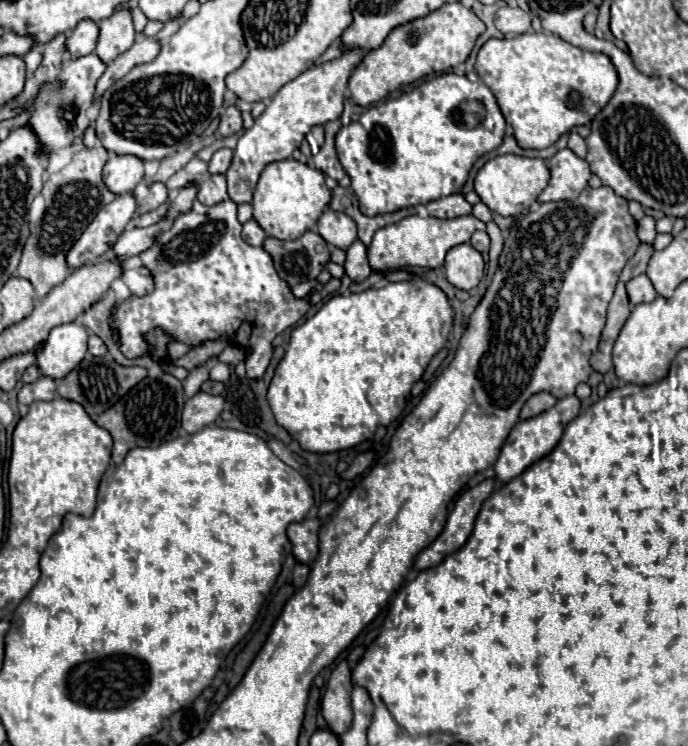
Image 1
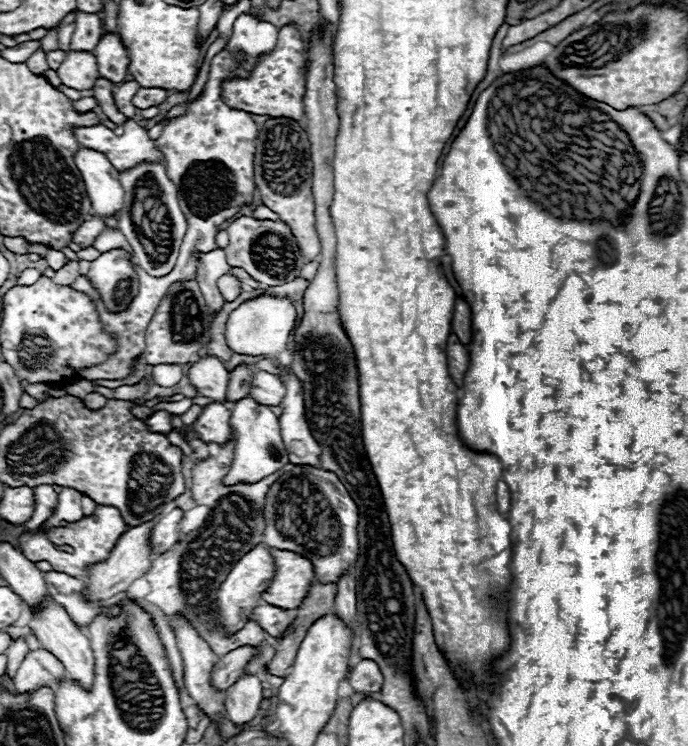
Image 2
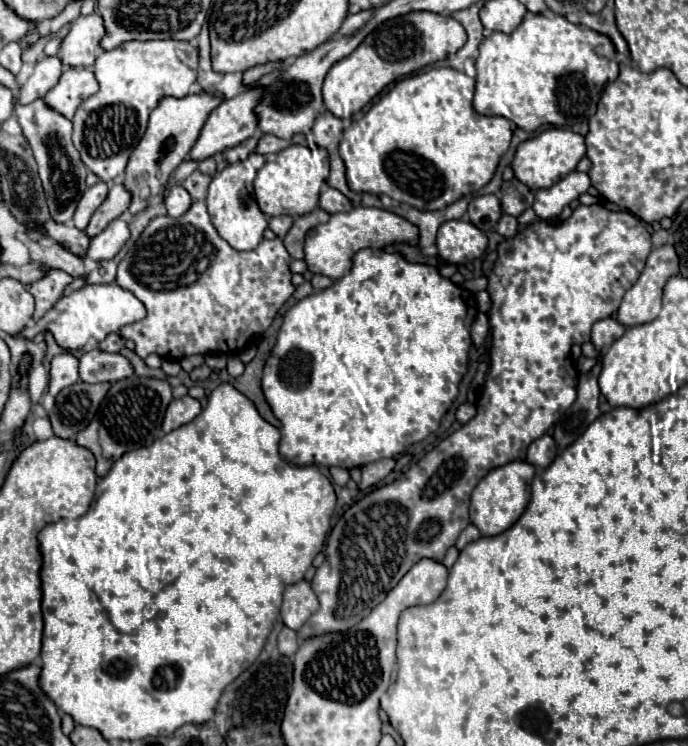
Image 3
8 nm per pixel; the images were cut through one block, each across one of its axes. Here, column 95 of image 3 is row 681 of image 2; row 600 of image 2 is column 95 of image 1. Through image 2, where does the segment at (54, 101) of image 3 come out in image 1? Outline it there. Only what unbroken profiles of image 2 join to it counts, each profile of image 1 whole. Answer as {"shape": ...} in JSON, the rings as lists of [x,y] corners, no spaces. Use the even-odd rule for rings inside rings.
{"shape":[[[116,10],[112,18],[98,22],[100,36],[94,54],[106,64],[134,44],[134,26],[128,10]]]}

